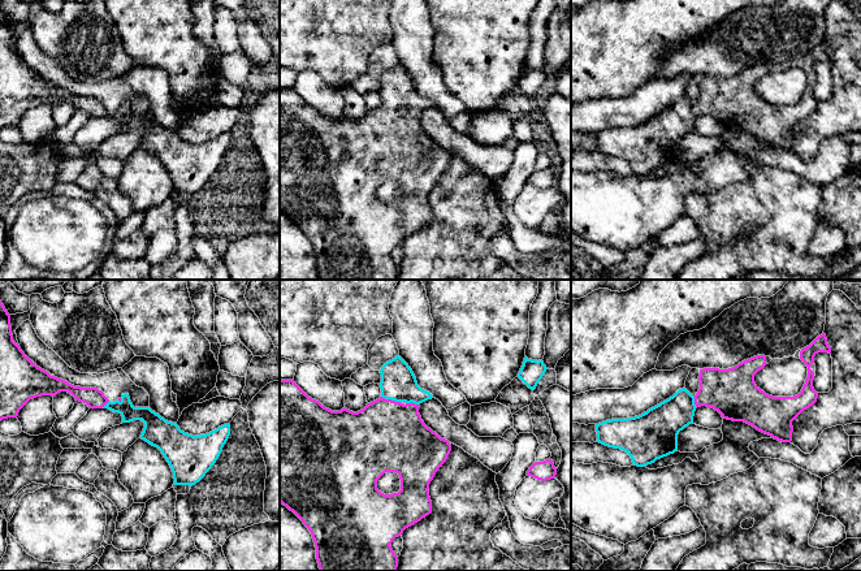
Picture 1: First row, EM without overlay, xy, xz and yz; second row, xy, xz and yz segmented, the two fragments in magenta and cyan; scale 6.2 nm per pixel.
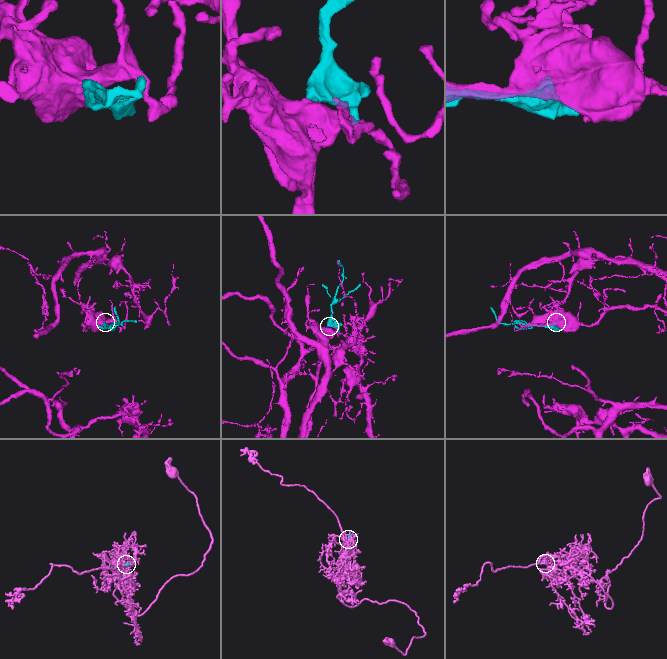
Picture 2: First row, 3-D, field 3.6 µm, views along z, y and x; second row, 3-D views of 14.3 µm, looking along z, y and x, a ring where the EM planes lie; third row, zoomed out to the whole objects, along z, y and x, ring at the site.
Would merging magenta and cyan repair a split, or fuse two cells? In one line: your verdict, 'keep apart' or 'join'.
join

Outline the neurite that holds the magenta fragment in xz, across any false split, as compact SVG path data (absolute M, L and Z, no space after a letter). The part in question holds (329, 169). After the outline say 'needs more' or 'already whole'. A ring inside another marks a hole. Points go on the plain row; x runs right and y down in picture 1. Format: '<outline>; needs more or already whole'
M397 64L381 75L380 82L381 105L367 112L367 114L358 121L352 121L346 116L341 120L332 120L324 116L319 109L308 105L294 88L280 88L280 211L293 220L311 241L320 280L397 280L398 265L394 263L390 254L406 237L414 234L432 221L432 209L428 199L429 193L451 160L449 150L441 147L421 129L419 113L432 108L433 104L417 94L416 86L408 73ZM385 181L397 181L399 183L401 199L398 202L386 204L377 198L377 189Z; needs more

